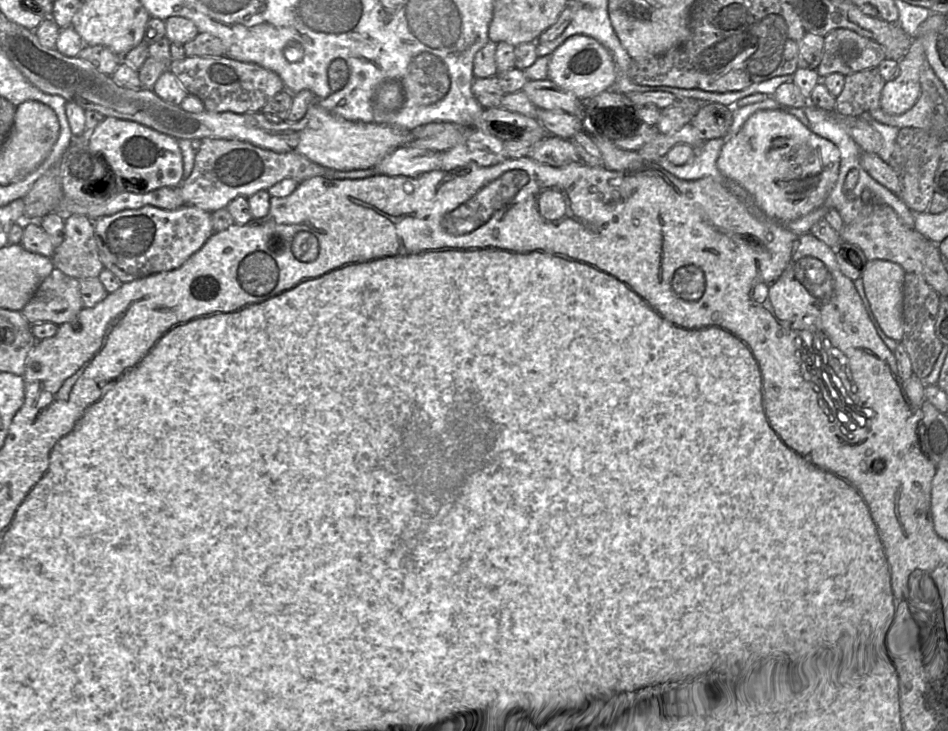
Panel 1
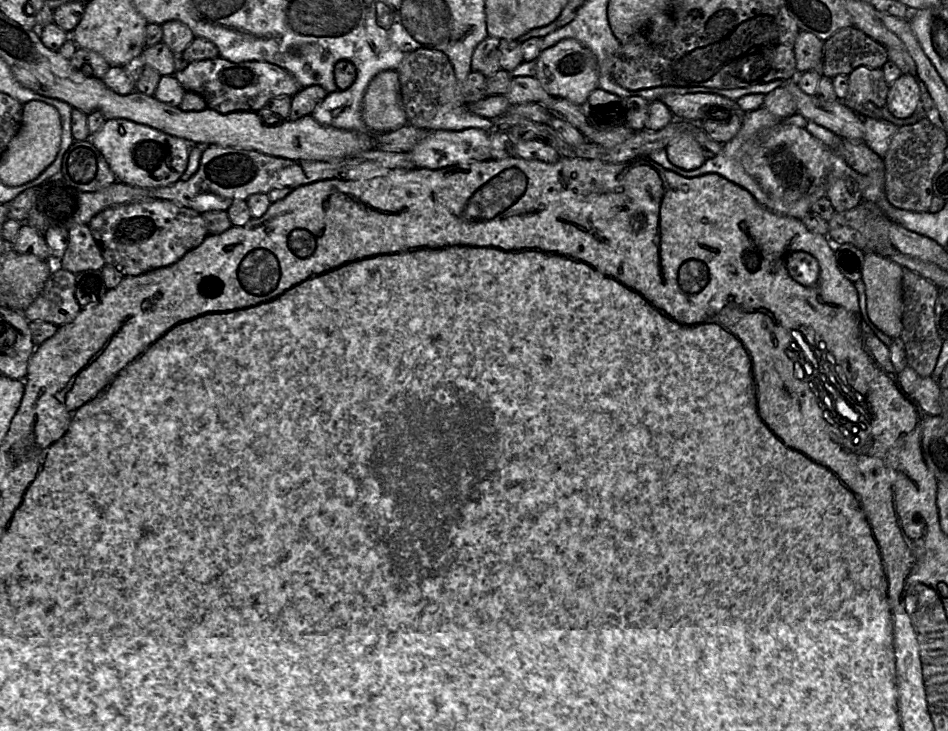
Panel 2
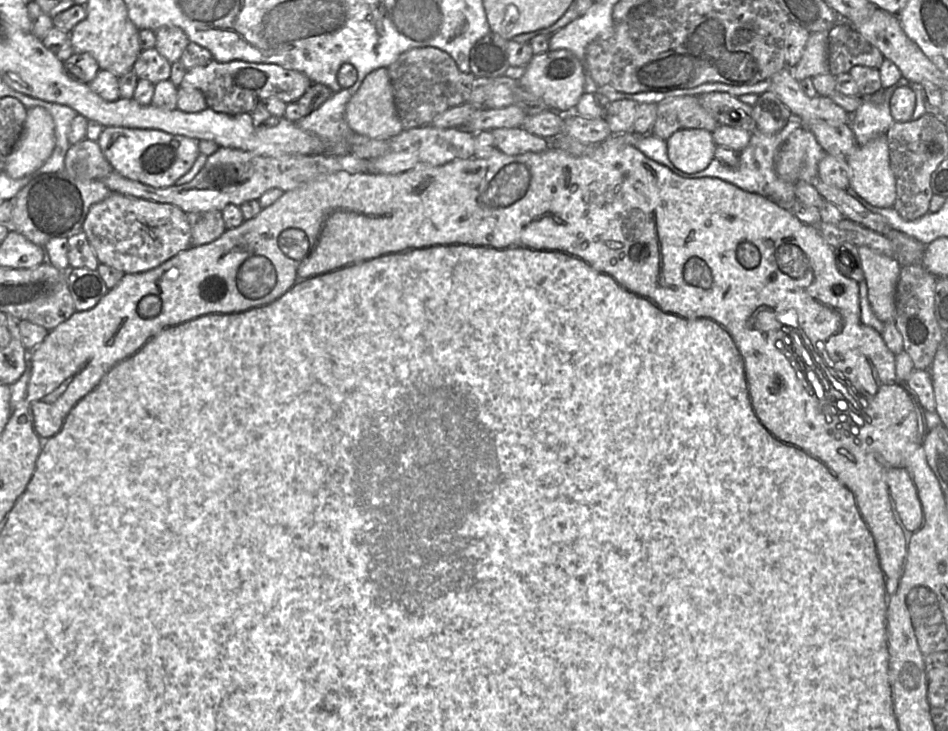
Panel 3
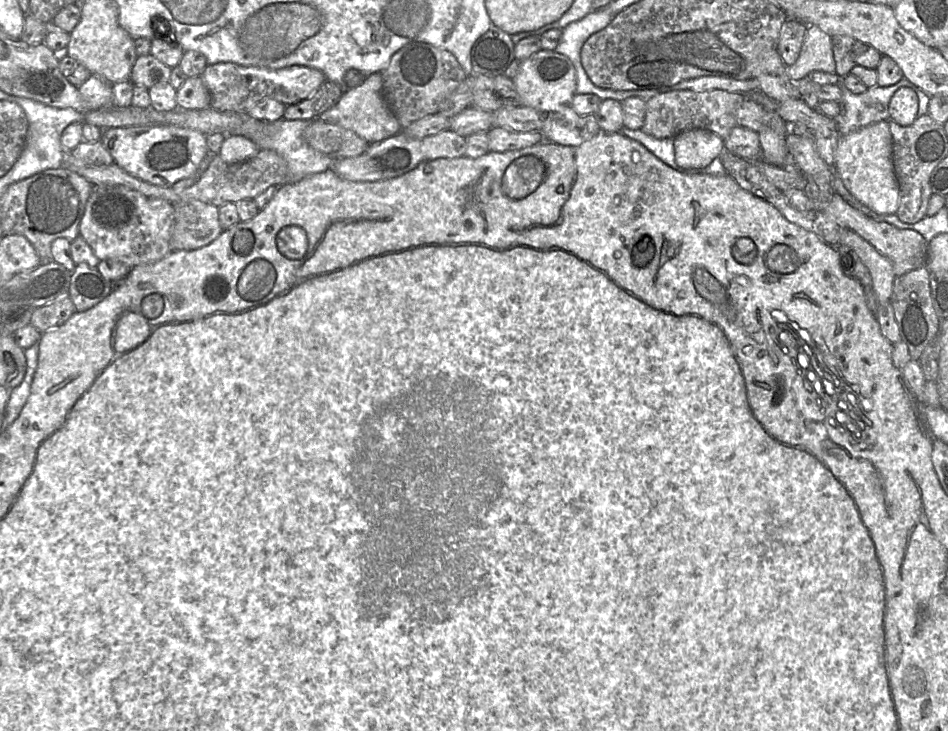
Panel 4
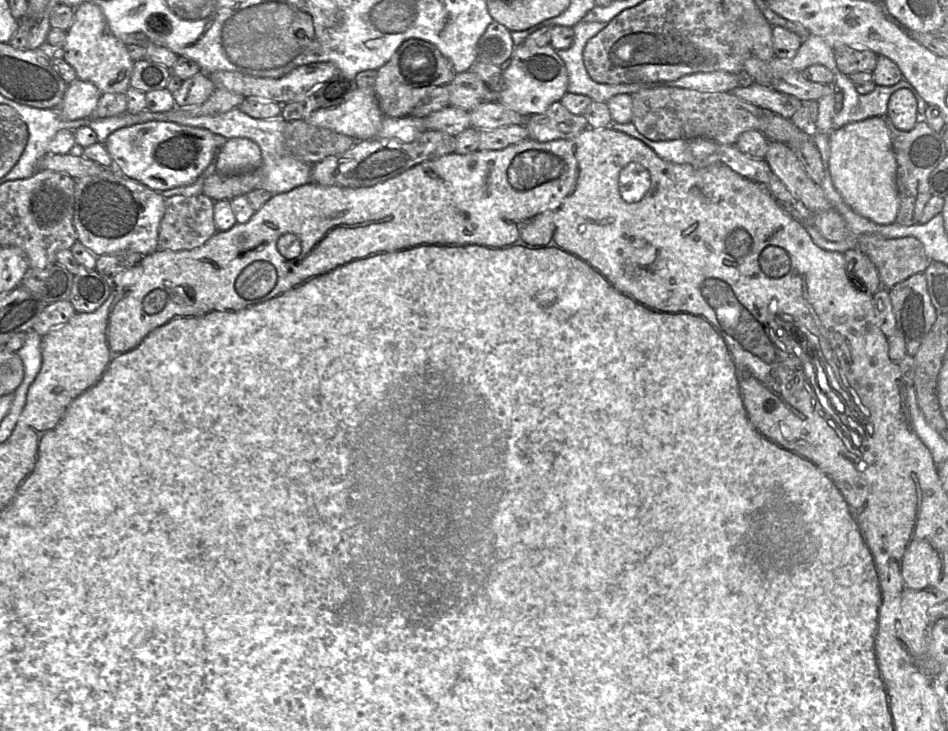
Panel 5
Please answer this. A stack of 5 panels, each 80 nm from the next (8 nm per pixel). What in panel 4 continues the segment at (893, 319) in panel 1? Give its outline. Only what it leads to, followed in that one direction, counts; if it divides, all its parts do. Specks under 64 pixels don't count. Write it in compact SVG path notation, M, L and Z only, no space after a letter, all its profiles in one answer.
M840 229L839 244L852 248L869 269L872 289L879 305L891 302L896 275L892 262L854 231Z

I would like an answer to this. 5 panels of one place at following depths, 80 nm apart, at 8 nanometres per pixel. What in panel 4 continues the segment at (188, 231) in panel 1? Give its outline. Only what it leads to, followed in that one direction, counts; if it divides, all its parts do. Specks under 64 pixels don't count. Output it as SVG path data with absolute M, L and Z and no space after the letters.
M94 184L86 202L79 232L99 260L112 259L133 268L156 262L170 250L174 206L123 185Z

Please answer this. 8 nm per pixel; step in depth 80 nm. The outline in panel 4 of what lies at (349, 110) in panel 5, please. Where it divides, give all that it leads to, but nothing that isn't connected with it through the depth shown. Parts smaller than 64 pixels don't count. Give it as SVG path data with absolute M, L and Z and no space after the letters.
M381 72L372 73L360 86L346 90L338 103L324 111L318 118L326 123L352 130L369 144L380 142L402 130L401 124L383 97Z

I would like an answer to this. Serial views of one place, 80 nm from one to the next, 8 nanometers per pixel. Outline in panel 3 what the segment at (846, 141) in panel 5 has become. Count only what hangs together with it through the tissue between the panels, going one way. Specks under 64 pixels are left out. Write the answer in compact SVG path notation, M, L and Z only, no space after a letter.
M881 134L859 146L846 157L850 189L873 206L891 208L896 199L896 181L890 167L887 136Z

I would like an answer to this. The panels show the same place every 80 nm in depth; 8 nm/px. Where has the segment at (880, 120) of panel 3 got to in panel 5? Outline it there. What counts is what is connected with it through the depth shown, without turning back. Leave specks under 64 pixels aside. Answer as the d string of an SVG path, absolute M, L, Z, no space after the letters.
M838 68L835 71L833 85L843 93L841 109L833 116L833 127L839 129L844 125L861 121L869 117L887 116L887 106L890 96L900 88L907 88L913 94L917 94L914 86L906 79L902 78L897 84L892 86L876 85L875 89L868 94L860 94L849 77Z

